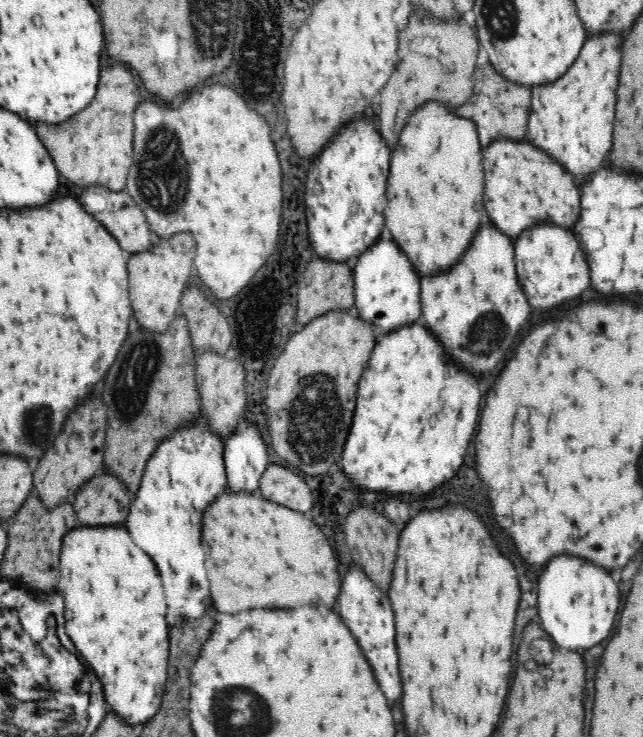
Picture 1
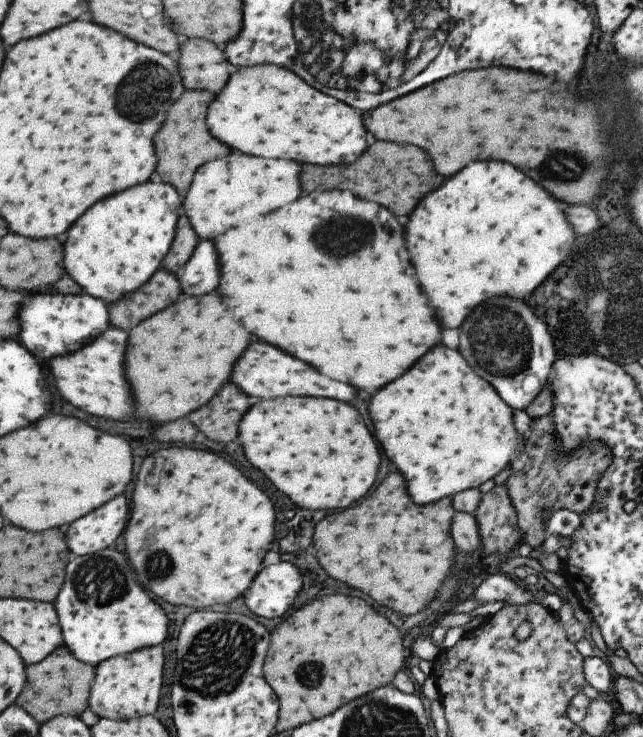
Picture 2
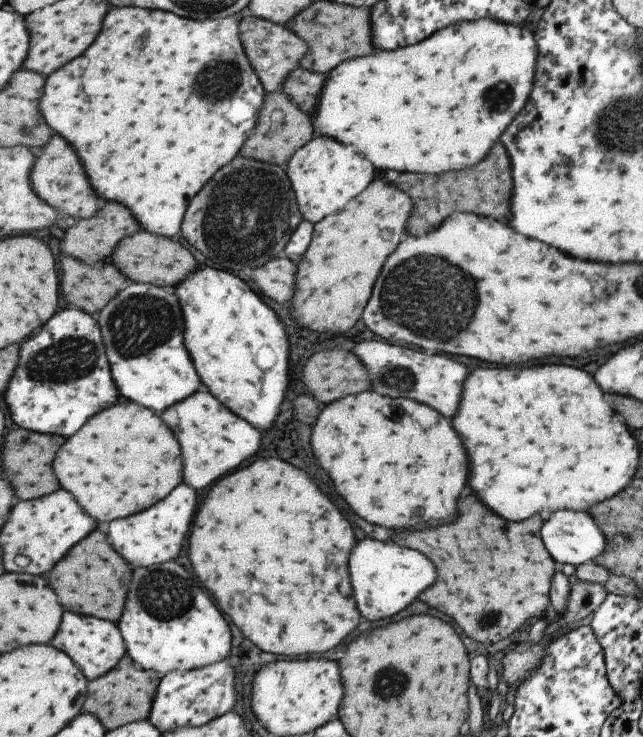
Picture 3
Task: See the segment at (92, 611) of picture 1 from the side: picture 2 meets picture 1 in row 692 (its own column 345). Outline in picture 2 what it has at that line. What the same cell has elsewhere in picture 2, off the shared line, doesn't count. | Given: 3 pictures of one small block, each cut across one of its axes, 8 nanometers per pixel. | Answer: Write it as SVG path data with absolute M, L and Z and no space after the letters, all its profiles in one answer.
M271 63L235 69L228 76L221 92L214 95L206 112L205 126L211 136L227 144L231 150L239 150L251 156L289 158L295 162L331 166L352 163L363 151L369 149L365 142L365 128L357 112L353 112L347 104L313 90L289 69Z

